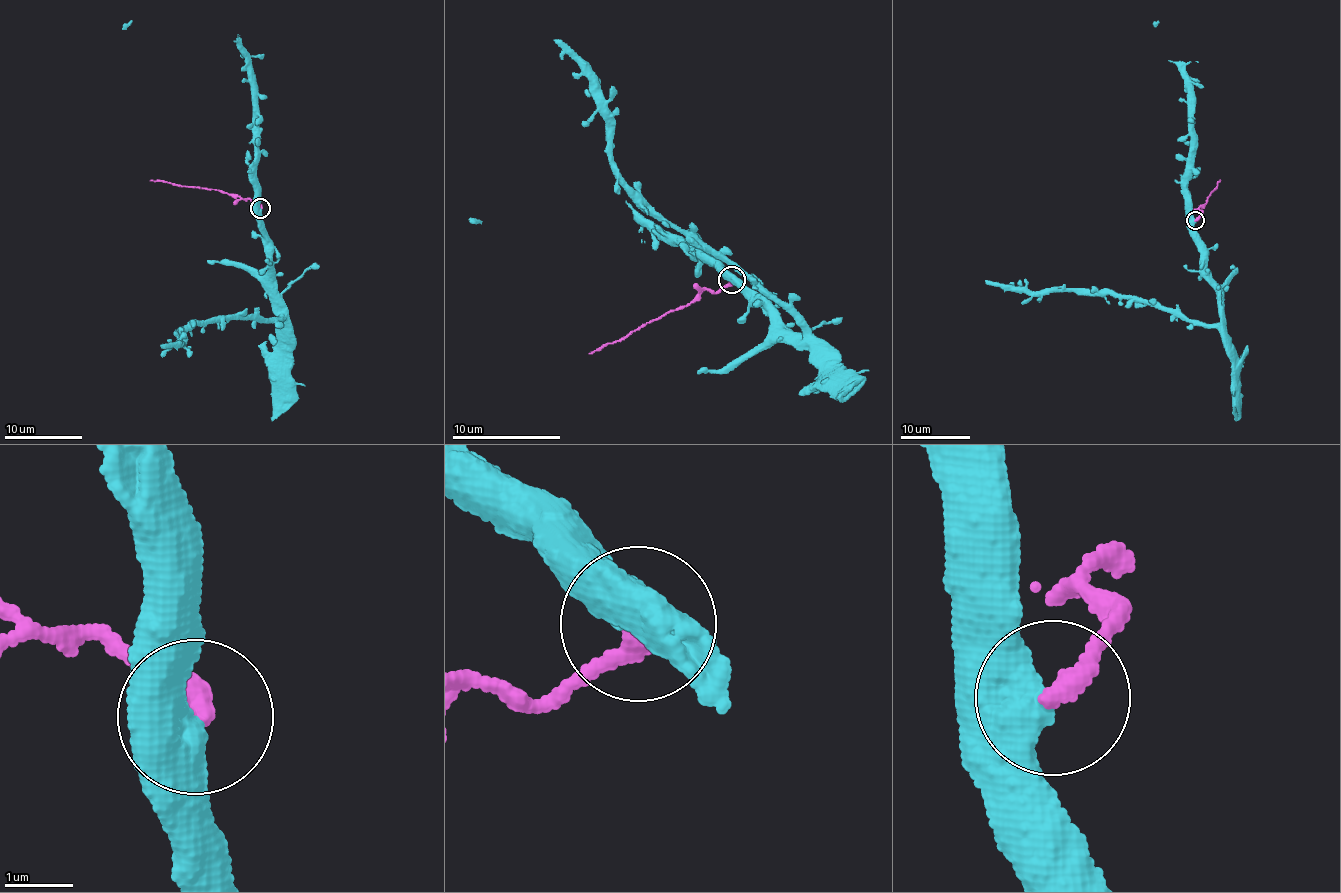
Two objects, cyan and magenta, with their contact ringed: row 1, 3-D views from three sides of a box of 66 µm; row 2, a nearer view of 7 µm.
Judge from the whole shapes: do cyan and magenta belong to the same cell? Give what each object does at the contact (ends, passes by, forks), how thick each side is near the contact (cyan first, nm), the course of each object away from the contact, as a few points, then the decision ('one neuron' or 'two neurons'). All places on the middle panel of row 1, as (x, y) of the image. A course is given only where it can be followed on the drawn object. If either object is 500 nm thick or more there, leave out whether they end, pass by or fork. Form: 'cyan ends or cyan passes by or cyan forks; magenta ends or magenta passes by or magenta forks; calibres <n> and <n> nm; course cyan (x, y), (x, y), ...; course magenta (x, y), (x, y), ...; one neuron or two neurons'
calibres 700 and 320 nm; course cyan (732, 280), (805, 337), (779, 304), (677, 231), (619, 175), (600, 87), (553, 39); course magenta (732, 280), (716, 292), (702, 290), (673, 310), (617, 341), (588, 352); two neurons

